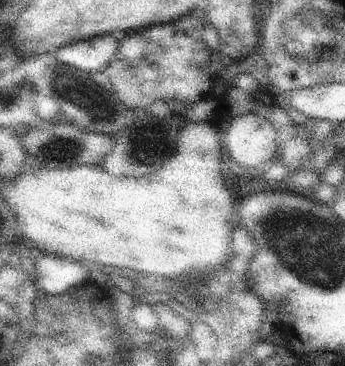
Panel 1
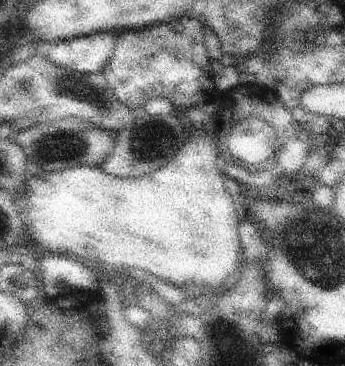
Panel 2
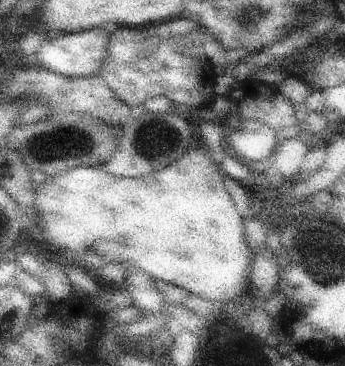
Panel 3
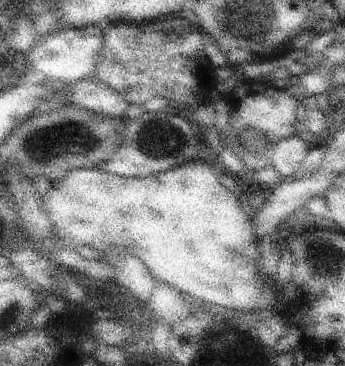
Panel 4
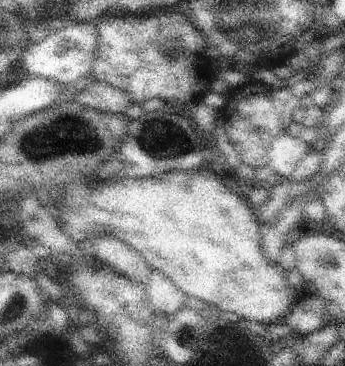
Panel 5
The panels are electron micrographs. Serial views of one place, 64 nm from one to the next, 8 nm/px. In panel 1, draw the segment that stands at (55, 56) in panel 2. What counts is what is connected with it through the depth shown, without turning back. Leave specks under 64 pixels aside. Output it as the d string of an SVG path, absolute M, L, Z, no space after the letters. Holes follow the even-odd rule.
M93 36L83 42L75 42L71 46L59 48L55 58L63 60L65 66L73 66L83 72L103 72L107 64L115 60L119 50L119 36Z

